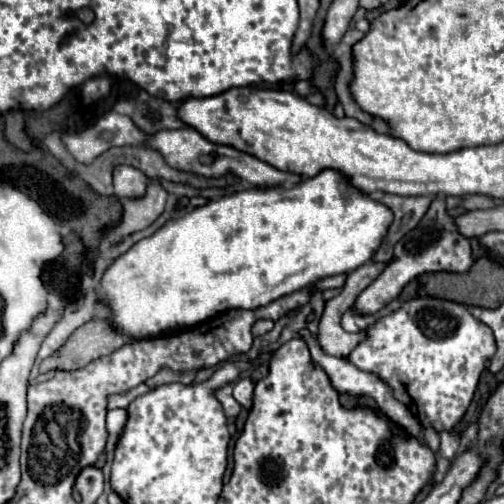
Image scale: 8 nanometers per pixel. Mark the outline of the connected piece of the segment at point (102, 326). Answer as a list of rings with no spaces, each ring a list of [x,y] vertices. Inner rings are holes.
[[[93,319],[87,325],[81,325],[59,349],[59,353],[53,353],[51,357],[43,359],[39,365],[41,373],[47,371],[73,371],[81,369],[87,363],[91,363],[97,357],[103,357],[107,353],[113,353],[121,345],[129,343],[131,339],[113,331],[109,319]]]

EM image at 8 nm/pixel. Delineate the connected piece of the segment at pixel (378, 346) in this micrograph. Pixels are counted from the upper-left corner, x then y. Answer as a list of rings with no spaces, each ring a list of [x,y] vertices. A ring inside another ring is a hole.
[[[421,297],[403,303],[399,311],[381,317],[375,325],[371,325],[367,329],[367,339],[361,341],[347,359],[361,371],[371,371],[385,383],[389,383],[395,391],[395,397],[413,411],[419,423],[433,425],[437,431],[441,431],[451,429],[461,421],[473,399],[479,375],[485,369],[485,359],[493,357],[493,353],[495,339],[491,329],[473,319],[465,305]]]

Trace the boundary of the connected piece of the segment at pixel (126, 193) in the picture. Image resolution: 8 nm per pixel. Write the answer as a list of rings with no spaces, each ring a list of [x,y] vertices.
[[[119,165],[113,173],[113,185],[115,185],[115,195],[119,199],[127,199],[127,197],[143,197],[143,193],[147,191],[147,177],[135,169],[135,167],[127,167],[127,165]]]

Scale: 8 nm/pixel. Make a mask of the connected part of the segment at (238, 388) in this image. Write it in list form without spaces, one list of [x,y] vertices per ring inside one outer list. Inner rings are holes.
[[[251,377],[239,379],[233,387],[233,397],[237,399],[237,403],[245,409],[251,409],[253,403],[253,393],[255,393],[255,381]]]

